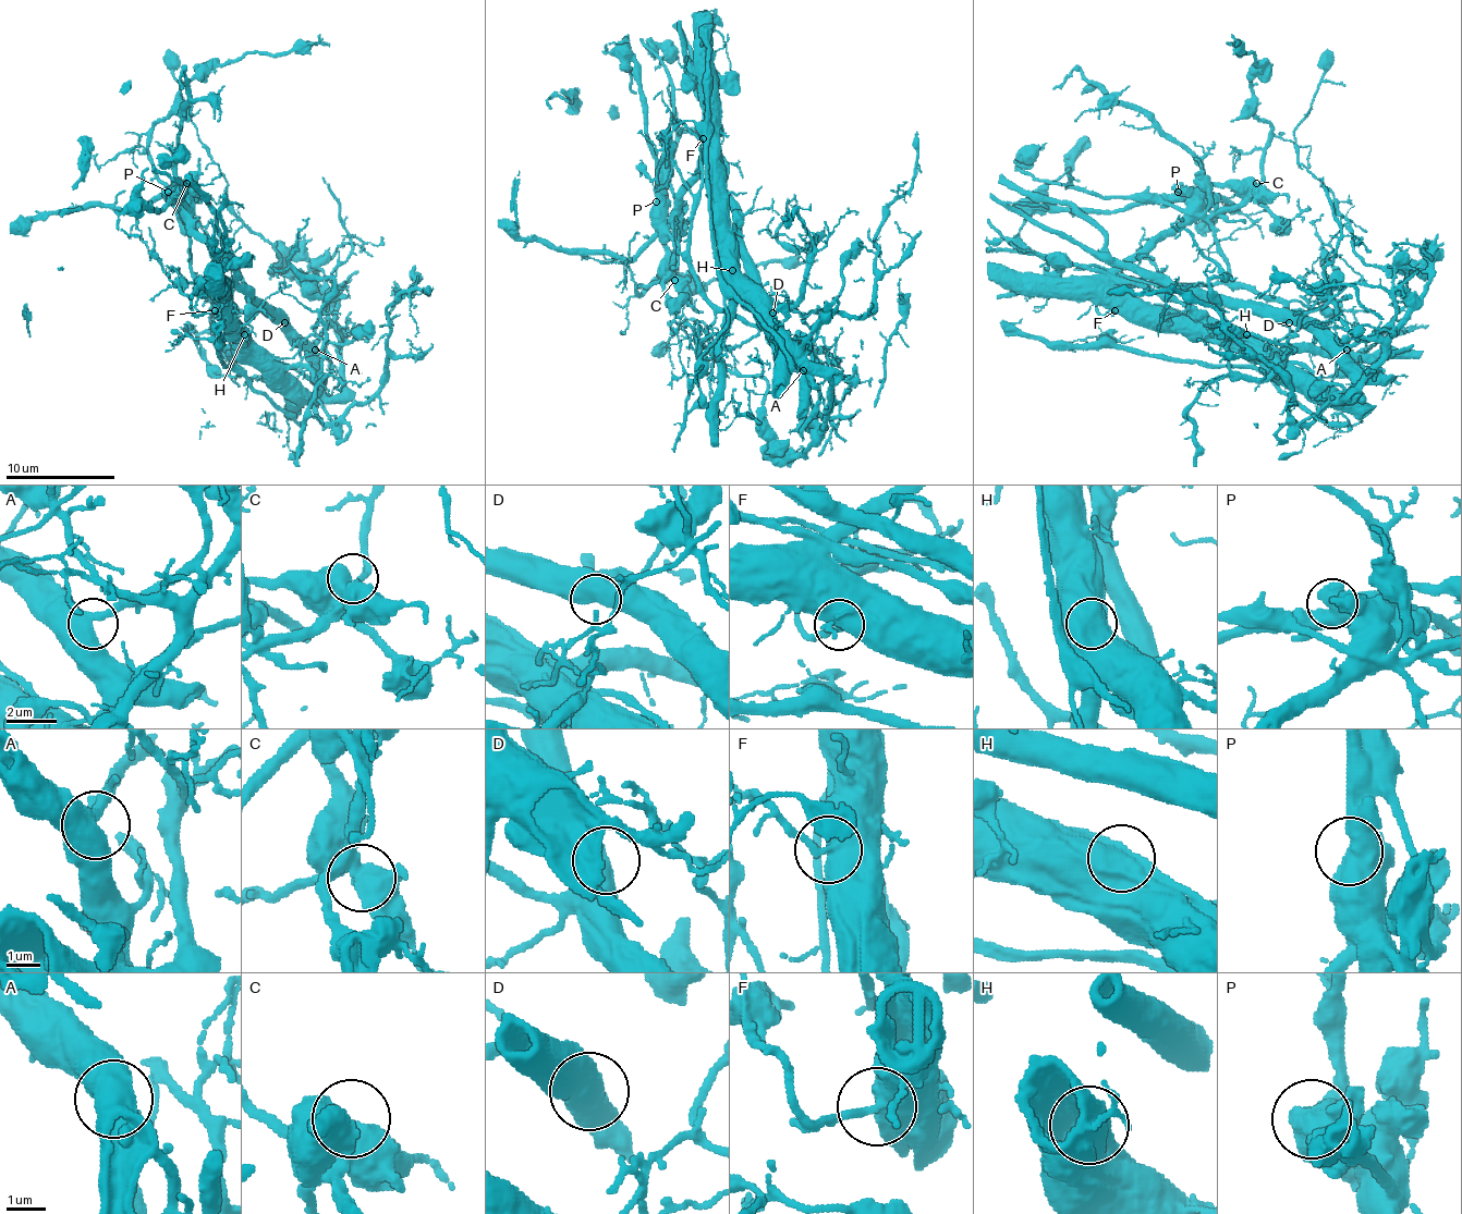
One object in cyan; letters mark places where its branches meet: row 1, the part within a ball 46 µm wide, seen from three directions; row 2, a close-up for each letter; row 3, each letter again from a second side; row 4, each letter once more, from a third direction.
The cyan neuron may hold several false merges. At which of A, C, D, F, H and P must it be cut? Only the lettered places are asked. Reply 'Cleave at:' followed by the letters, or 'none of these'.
Cleave at: F, H

